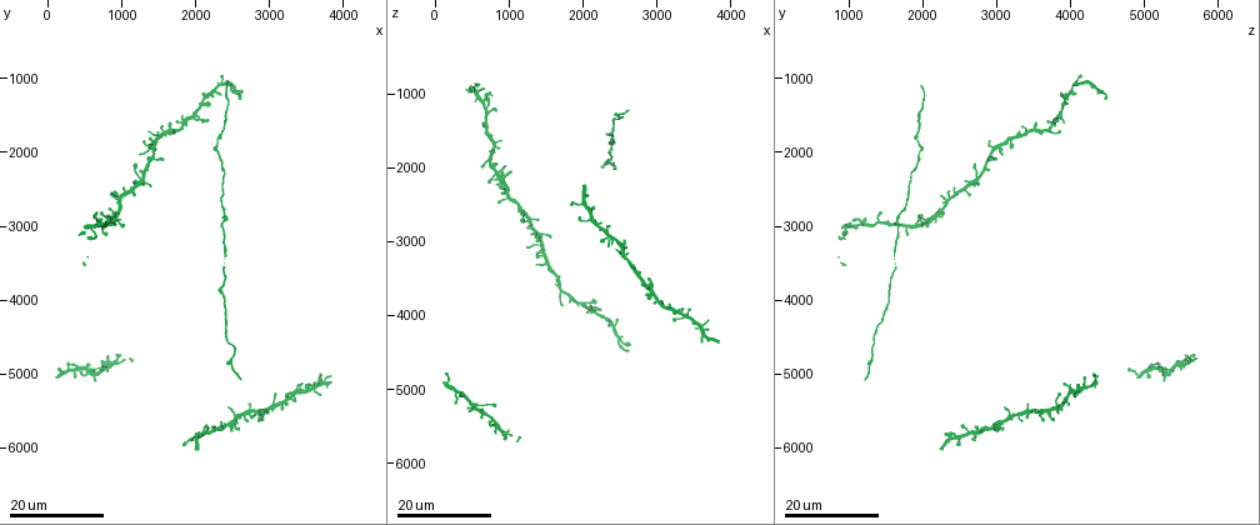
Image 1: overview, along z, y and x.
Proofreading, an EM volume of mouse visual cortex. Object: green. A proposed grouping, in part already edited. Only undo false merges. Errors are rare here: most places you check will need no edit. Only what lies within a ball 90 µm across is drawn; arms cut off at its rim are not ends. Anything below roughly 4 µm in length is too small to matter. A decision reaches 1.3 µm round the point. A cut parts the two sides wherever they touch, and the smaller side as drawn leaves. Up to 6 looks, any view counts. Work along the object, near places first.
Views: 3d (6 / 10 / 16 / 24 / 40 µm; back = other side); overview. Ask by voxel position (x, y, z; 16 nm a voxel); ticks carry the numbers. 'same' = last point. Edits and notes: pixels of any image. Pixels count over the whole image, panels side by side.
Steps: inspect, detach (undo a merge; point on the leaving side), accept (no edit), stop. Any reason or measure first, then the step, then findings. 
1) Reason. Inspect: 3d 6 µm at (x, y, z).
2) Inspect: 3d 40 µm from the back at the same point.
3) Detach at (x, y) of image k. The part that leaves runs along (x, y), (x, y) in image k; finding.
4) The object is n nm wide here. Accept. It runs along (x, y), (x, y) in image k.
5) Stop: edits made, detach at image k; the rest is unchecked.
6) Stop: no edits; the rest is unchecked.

Looks like a crossing. Inspect: 3d 16 µm at (1300, 2350, 2750).

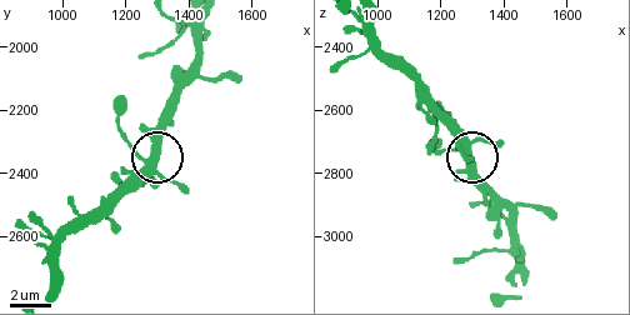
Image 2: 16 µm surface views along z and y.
Inspect: 3d 10 µm at the same point.

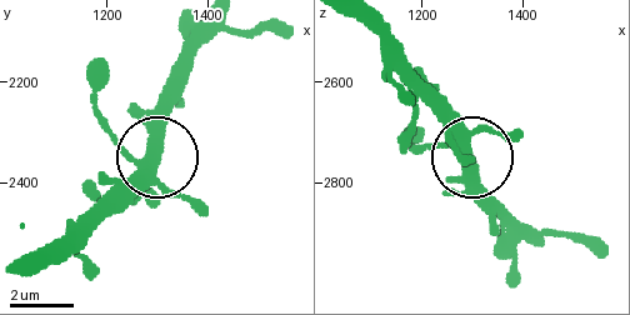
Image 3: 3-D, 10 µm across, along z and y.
The object is 360 nm wide here. Accept. Continuous, no second neuron.

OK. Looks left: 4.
Side arm on a straight run. Inspect: 3d 24 µm at (1400, 2050, 2950).

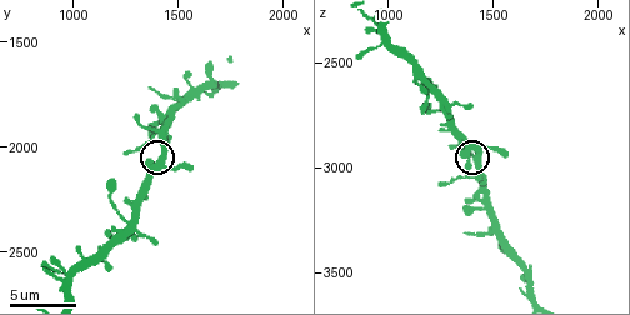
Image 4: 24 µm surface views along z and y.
Closer look. Inspect: 3d 6 µm at (1440, 2080, 2900).

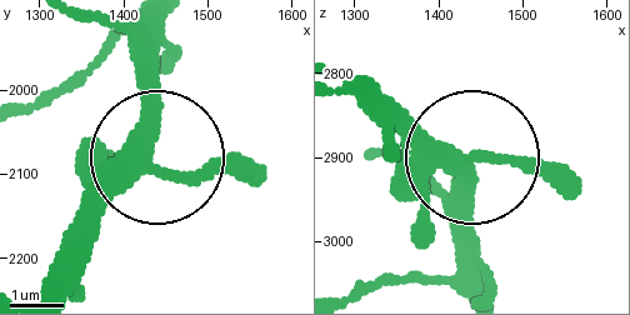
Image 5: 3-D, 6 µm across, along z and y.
The object is 330 nm wide here. Accept. It runs along (61, 283), (93, 216), (151, 163), (146, 28) in image 5; continuous, no second neuron.

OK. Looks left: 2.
Inspect: 3d 16 µm at (2900, 5550, 3750).

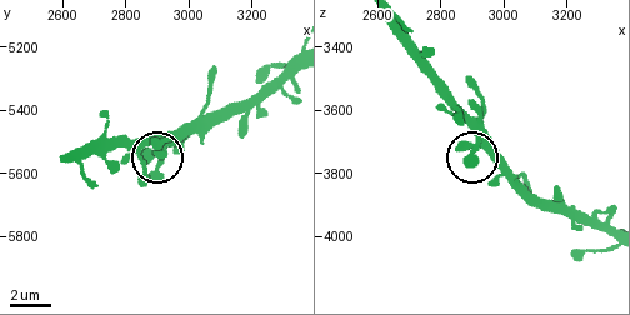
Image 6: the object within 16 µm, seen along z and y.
Closer look. Inspect: 3d 6 µm at the same point.

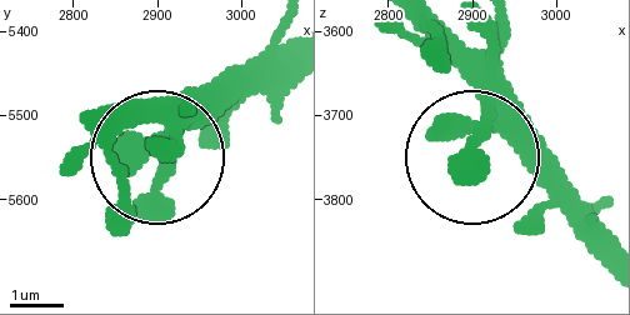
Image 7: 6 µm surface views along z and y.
The object is 400 nm wide here. Accept. All the same neuron.

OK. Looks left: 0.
Stop: no edits; the rest is unchecked.

